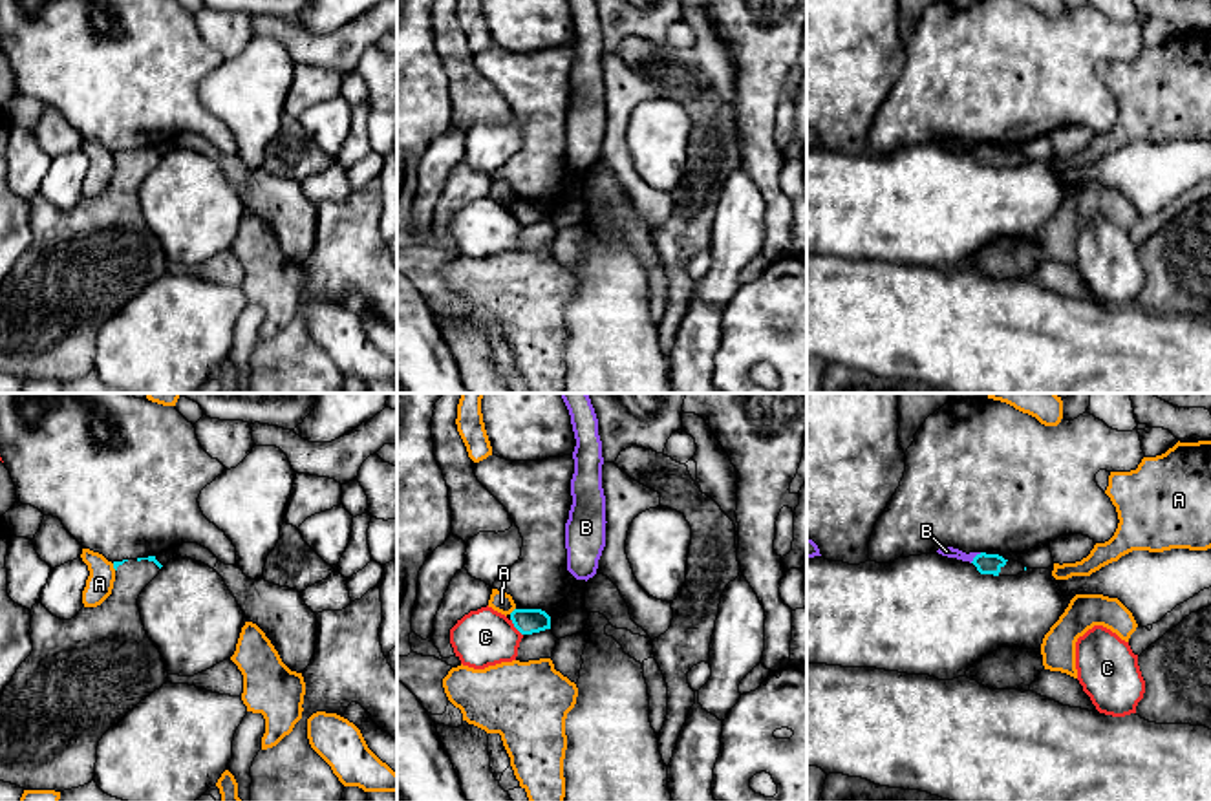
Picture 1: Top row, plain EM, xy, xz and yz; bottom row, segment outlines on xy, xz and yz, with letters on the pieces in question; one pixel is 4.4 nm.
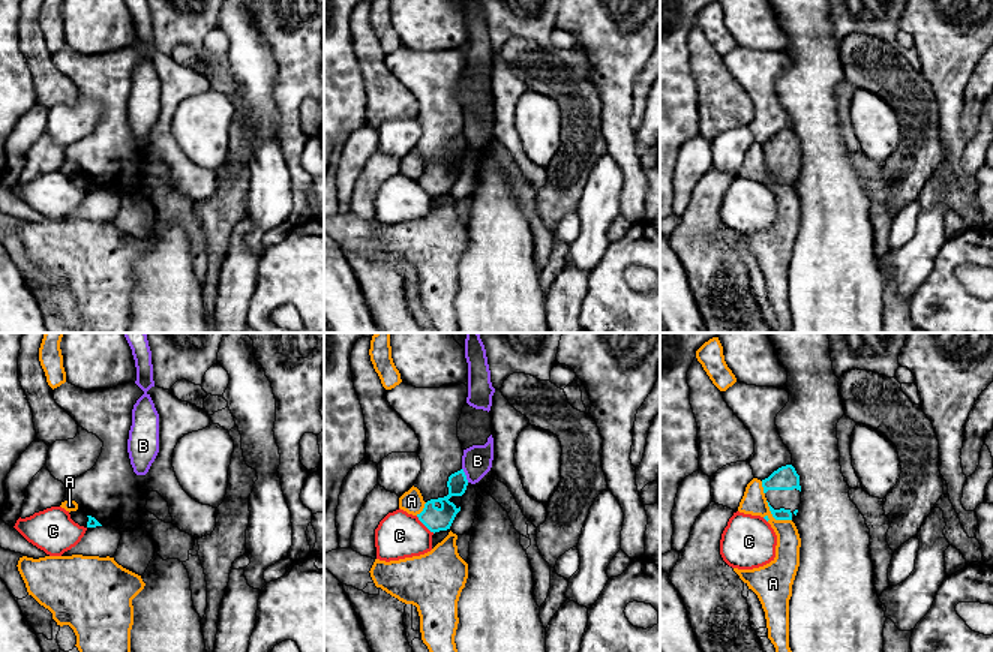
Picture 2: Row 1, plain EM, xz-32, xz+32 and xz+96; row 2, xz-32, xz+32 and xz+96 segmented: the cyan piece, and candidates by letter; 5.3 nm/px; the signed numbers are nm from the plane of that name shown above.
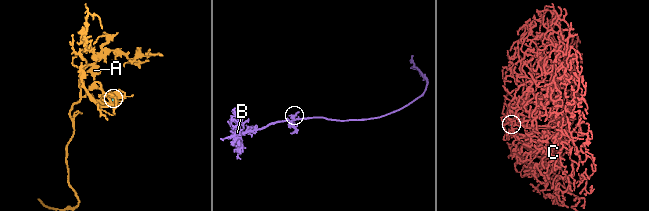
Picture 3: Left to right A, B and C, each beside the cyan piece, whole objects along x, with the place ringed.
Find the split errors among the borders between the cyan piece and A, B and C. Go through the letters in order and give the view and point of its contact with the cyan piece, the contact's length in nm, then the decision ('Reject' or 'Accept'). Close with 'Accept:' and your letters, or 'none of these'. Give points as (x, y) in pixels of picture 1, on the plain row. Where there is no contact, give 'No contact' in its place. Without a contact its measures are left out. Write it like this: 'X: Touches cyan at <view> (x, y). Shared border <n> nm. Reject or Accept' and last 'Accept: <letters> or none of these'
A: Touches cyan at xz (513, 202). Shared border 40 nm. Reject
B: Touches cyan at yz (975, 147). Shared border 70 nm. Reject
C: Touches cyan at xz (514, 216). Shared border 90 nm. Reject
Accept: none of these

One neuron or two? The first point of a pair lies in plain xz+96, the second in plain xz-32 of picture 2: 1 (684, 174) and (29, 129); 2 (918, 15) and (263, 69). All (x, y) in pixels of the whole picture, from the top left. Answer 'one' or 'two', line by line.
1: one
2: two

